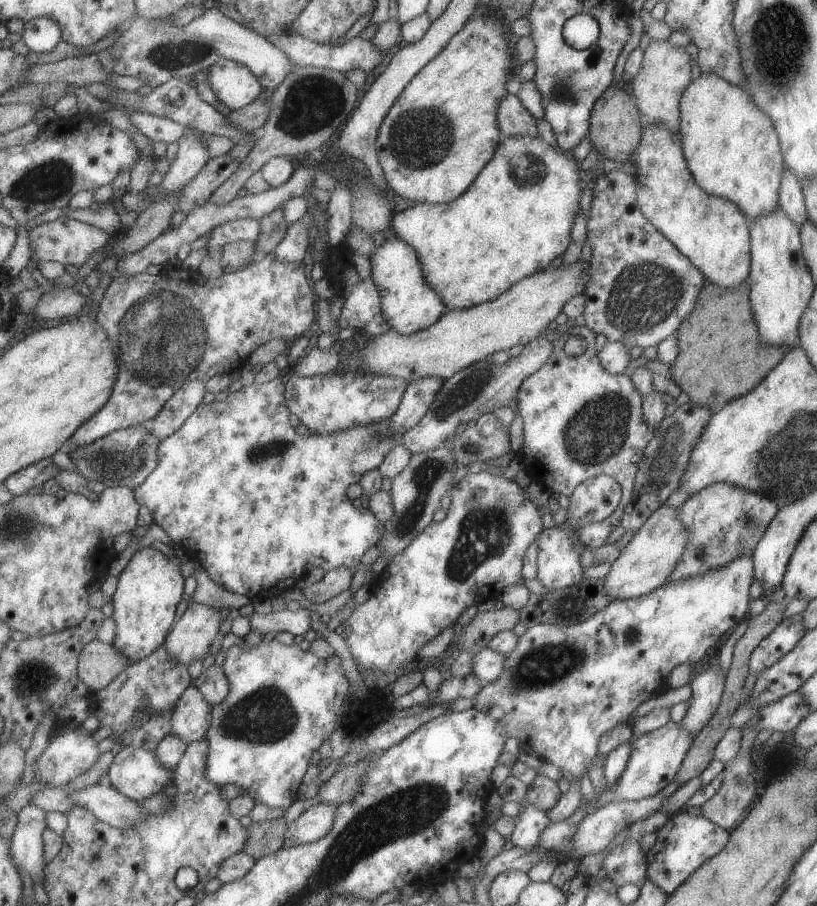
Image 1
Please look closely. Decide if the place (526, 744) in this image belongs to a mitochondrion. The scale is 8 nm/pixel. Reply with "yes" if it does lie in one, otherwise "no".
no

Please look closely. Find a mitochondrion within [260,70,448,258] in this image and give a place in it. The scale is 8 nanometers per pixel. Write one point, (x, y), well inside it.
(312, 102)

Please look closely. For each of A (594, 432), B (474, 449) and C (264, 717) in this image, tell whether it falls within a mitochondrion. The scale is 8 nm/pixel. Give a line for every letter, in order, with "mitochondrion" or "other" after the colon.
A: mitochondrion
B: mitochondrion
C: mitochondrion

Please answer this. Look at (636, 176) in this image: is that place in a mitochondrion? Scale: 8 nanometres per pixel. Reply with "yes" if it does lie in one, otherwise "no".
no

